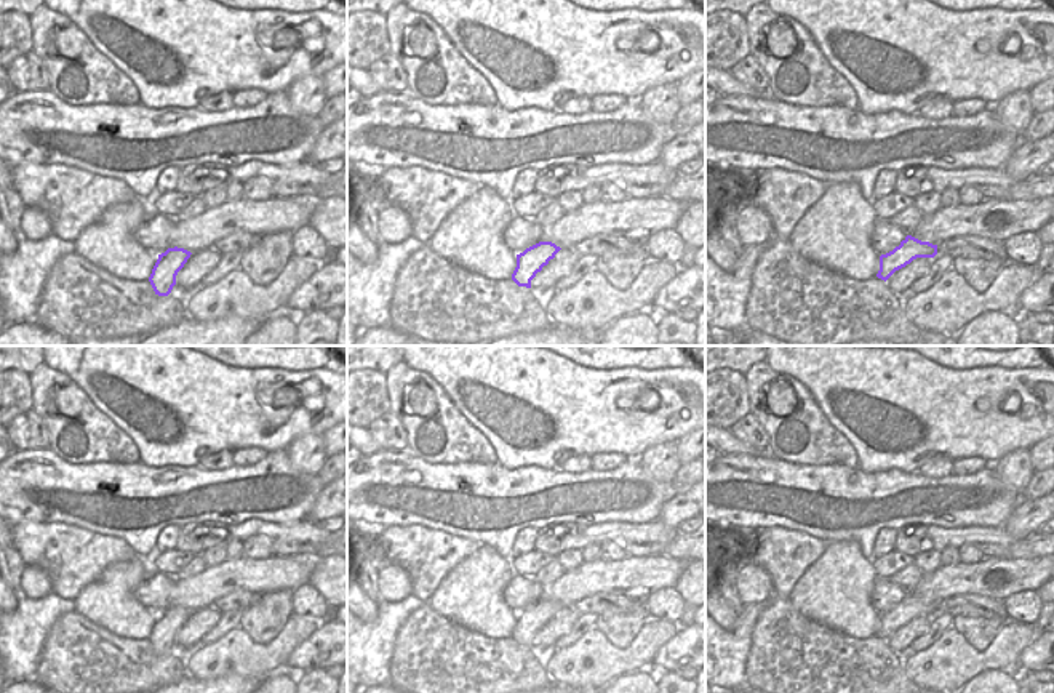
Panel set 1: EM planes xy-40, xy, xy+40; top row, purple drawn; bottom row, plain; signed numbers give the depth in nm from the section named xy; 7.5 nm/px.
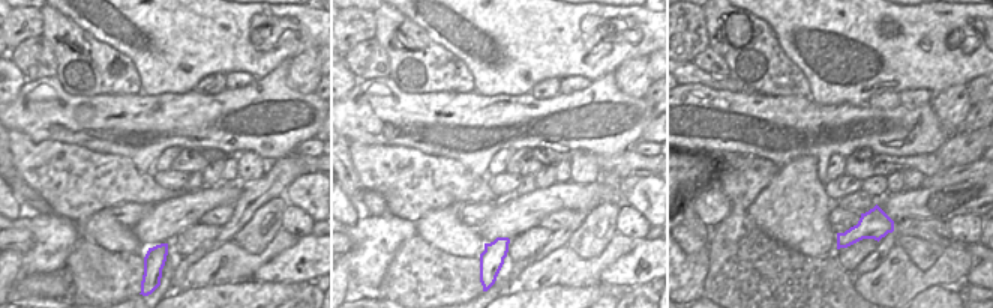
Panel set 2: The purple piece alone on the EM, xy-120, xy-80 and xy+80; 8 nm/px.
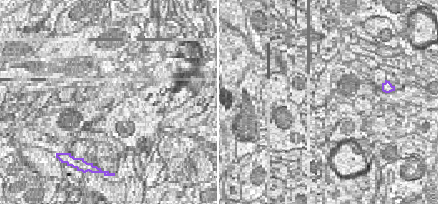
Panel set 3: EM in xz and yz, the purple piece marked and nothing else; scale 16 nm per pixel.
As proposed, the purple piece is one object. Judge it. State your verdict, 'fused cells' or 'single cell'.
single cell

